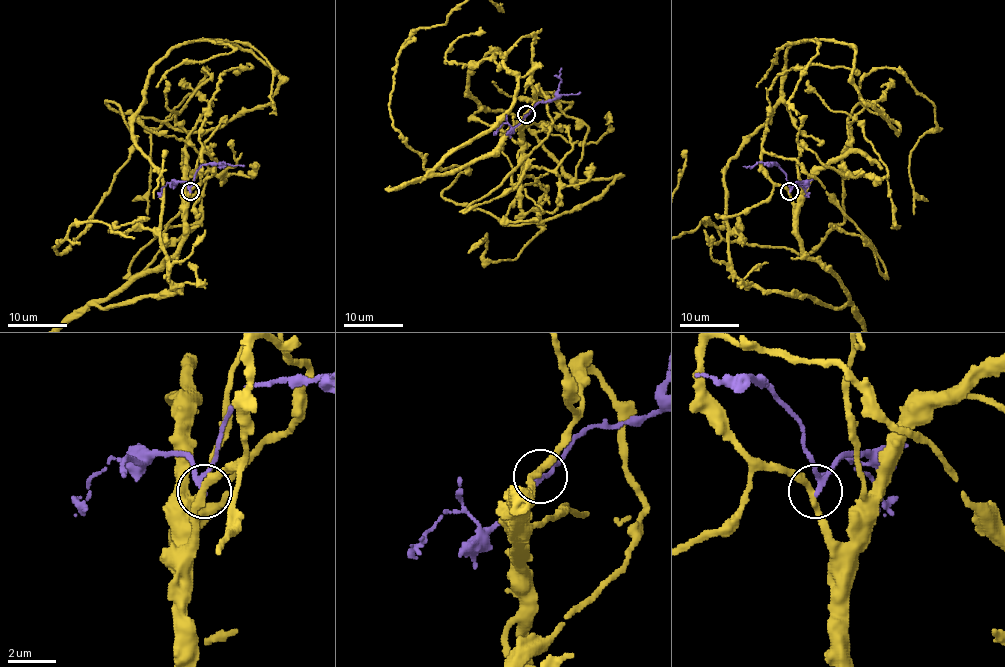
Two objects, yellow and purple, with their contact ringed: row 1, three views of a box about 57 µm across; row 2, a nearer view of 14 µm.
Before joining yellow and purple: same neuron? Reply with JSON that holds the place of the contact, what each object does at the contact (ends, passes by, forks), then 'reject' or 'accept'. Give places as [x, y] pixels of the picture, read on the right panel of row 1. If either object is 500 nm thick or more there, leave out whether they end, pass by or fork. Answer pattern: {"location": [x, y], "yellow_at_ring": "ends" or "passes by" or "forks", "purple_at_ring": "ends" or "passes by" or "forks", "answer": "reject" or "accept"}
{"location": [789, 191], "yellow_at_ring": "passes by", "purple_at_ring": "passes by", "answer": "reject"}

